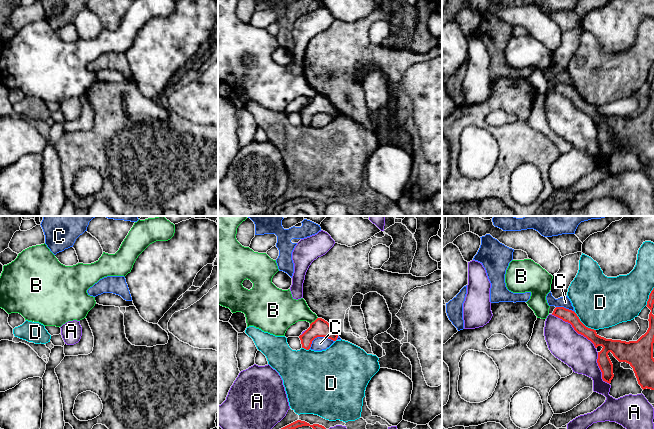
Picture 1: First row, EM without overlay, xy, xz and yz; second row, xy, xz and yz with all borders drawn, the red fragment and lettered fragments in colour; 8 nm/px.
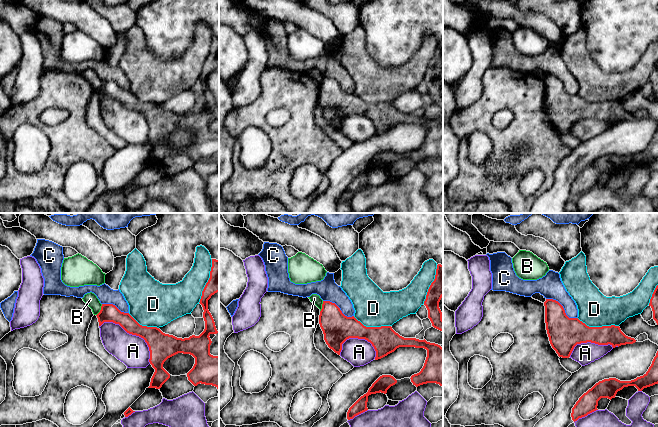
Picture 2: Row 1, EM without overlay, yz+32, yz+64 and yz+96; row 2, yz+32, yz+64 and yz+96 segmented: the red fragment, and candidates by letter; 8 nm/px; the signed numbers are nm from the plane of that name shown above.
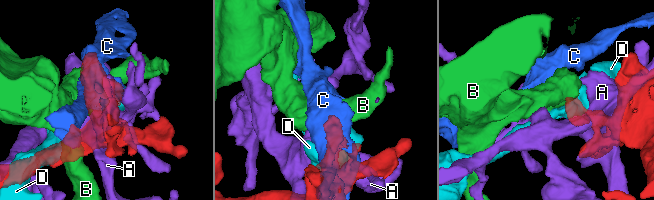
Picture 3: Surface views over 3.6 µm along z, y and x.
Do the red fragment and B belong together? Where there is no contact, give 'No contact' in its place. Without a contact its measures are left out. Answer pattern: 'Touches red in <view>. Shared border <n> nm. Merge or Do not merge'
Touches red in xz. Shared border 90 nm. Do not merge

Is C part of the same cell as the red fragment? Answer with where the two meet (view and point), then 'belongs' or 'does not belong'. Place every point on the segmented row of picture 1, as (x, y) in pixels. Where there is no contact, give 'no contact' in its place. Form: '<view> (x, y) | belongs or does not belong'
xz (319, 336) | does not belong

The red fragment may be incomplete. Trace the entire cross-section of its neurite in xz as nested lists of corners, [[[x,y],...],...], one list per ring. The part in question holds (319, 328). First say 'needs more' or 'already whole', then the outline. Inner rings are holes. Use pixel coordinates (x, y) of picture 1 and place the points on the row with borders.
already whole; [[[317,318],[310,324],[310,327],[299,336],[302,348],[309,350],[312,341],[317,337],[325,337],[336,341],[338,335],[327,321],[322,318]]]

